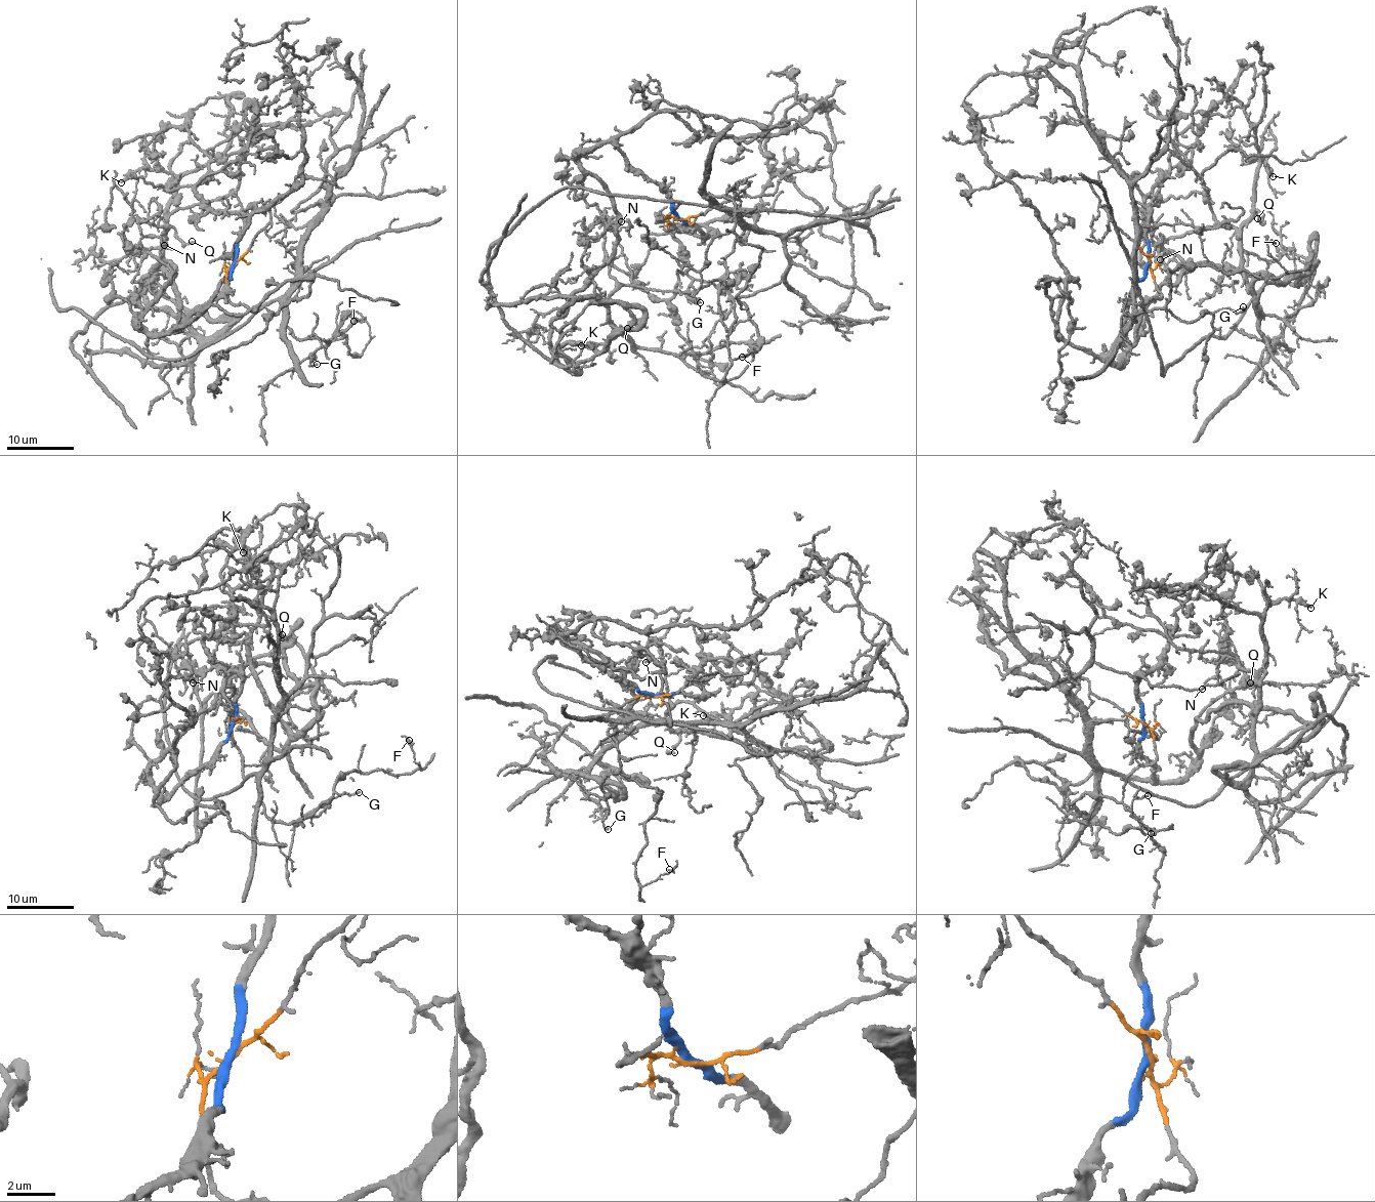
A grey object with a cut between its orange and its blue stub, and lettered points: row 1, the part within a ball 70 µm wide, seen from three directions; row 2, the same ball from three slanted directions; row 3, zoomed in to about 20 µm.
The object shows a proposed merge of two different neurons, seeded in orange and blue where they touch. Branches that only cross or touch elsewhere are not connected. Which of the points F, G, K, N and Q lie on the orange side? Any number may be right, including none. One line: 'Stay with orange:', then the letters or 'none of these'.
Stay with orange: F, G

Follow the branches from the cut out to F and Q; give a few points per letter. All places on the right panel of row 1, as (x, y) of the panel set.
F: (1150, 261), (1161, 296), (1144, 304), (1136, 288), (1136, 320), (1181, 263), (1283, 276), (1276, 242)
Q: (1148, 261), (1109, 361), (1119, 365), (1161, 284), (1201, 262), (1236, 270), (1241, 226), (1254, 211), (1258, 217)

